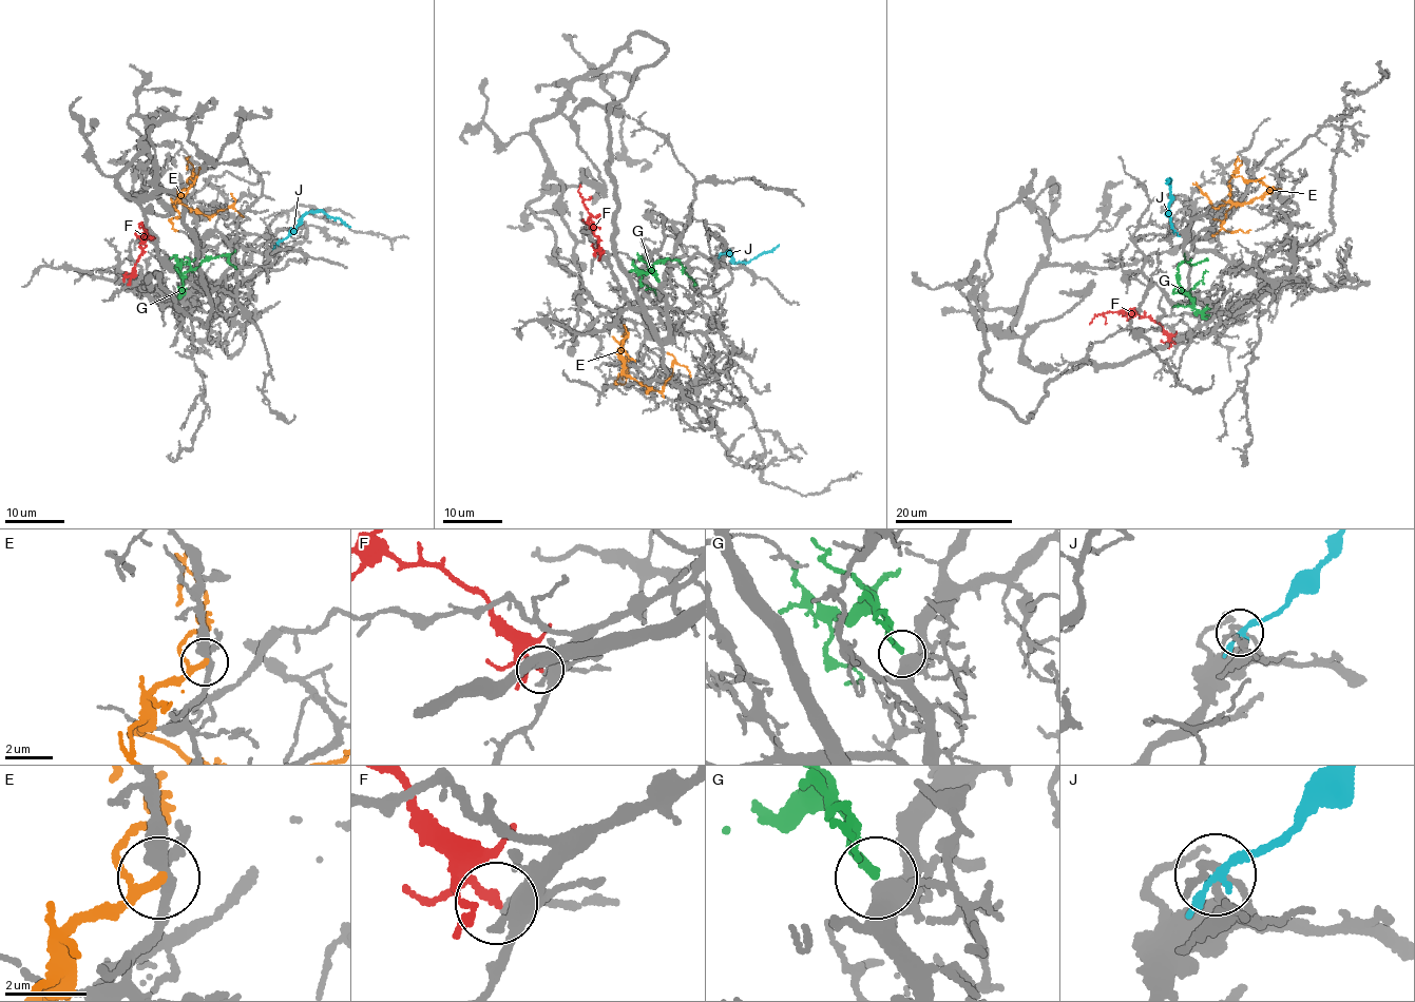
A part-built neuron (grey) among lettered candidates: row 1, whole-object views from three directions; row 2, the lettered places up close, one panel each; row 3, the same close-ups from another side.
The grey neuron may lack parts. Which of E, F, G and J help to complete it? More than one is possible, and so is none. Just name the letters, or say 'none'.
G

